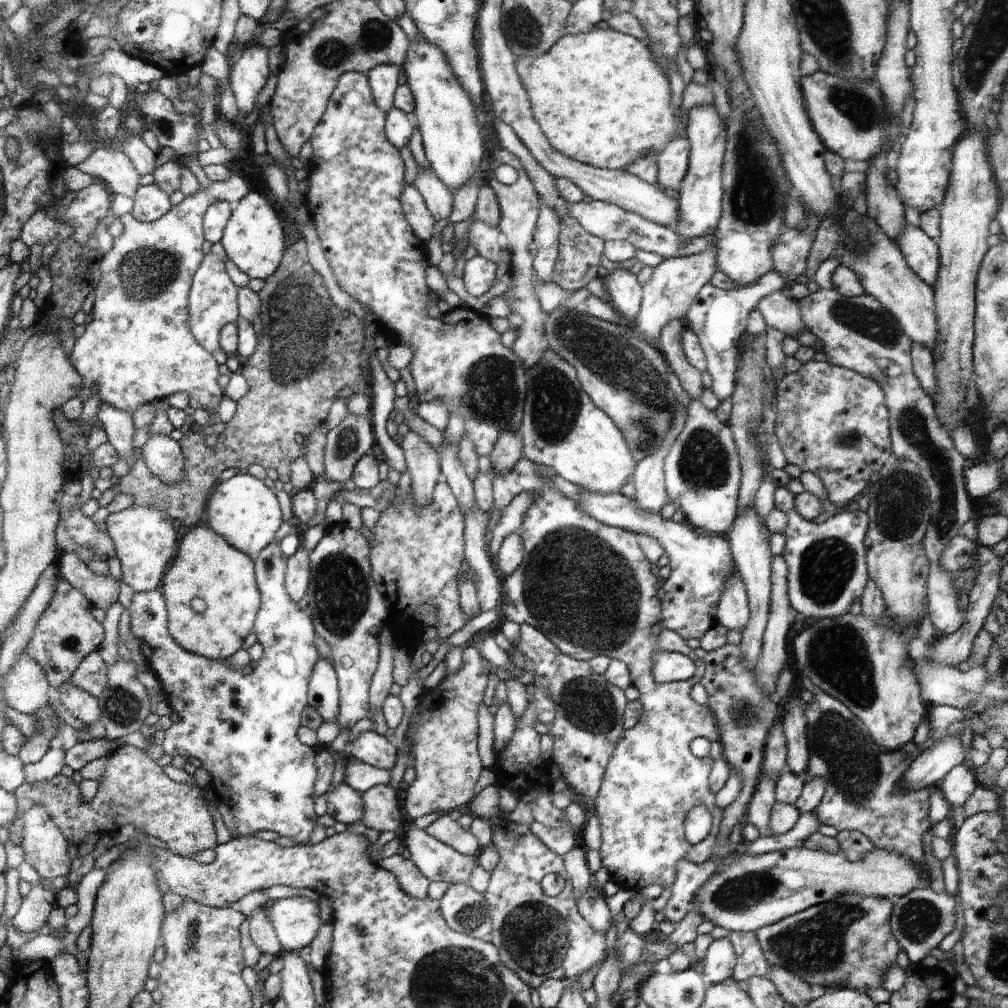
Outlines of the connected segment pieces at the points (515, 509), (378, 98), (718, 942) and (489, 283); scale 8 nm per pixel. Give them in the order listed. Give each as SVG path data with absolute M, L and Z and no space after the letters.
M524 491L522 494L514 497L503 508L495 528L489 530L490 537L488 537L489 546L487 551L494 565L497 564L497 554L503 540L511 533L516 533L520 530L531 504L534 503L534 498L534 492L530 491Z
M381 64L366 74L370 79L371 89L374 93L374 102L385 113L393 105L393 96L399 87L400 69L401 67L396 65Z
M729 936L714 939L708 947L703 962L704 973L702 976L707 985L713 985L732 977L737 958Z
M478 254L465 262L462 280L468 294L482 296L496 284L497 264Z

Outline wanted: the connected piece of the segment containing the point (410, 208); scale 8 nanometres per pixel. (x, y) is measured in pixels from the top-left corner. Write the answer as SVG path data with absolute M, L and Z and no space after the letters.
M406 184L400 196L402 211L408 225L415 229L420 240L428 242L432 238L432 227L436 223L422 195L412 185Z

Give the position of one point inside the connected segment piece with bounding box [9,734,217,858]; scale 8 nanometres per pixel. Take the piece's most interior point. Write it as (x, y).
(135, 790)

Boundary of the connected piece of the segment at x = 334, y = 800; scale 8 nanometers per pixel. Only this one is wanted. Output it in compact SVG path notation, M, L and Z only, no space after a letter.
M340 785L332 792L326 792L327 813L344 824L360 823L363 820L364 799L361 792L350 785Z

